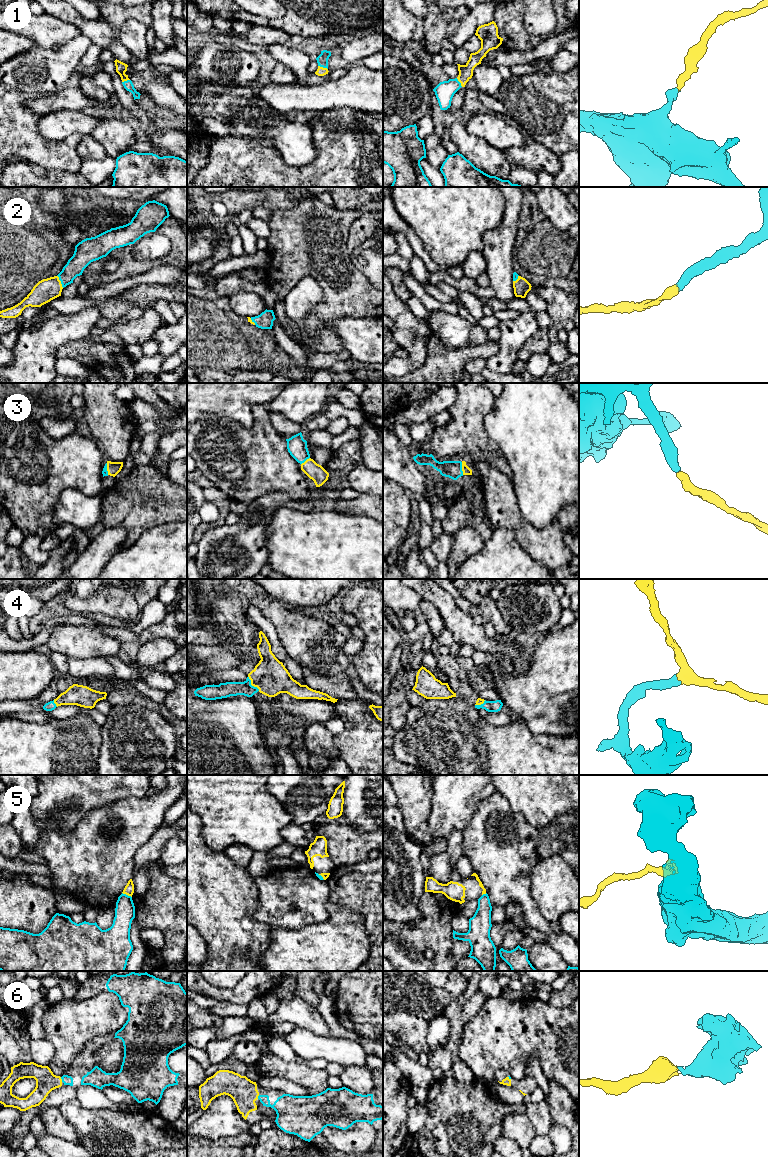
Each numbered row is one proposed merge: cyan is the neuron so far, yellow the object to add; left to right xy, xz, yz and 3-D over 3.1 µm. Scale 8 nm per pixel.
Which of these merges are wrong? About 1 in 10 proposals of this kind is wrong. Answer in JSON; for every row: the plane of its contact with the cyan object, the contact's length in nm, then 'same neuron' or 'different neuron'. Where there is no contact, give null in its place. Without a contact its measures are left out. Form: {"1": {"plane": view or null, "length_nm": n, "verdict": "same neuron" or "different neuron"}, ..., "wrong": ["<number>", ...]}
{"1": {"plane": "xz", "length_nm": 90, "verdict": "same neuron"}, "2": {"plane": "xy", "length_nm": 120, "verdict": "same neuron"}, "3": {"plane": "yz", "length_nm": 110, "verdict": "same neuron"}, "4": {"plane": "xz", "length_nm": 150, "verdict": "same neuron"}, "5": {"plane": "xy", "length_nm": 90, "verdict": "same neuron"}, "6": {"plane": "xy", "length_nm": 40, "verdict": "same neuron"}, "wrong": []}

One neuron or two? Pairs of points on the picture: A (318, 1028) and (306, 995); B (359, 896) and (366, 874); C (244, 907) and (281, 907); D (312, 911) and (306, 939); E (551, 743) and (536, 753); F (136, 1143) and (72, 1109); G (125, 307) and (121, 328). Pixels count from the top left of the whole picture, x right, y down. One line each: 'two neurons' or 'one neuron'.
A: two neurons
B: one neuron
C: two neurons
D: two neurons
E: one neuron
F: one neuron
G: two neurons

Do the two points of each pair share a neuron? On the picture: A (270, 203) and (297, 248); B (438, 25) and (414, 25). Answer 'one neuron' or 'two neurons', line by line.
A: two neurons
B: two neurons

